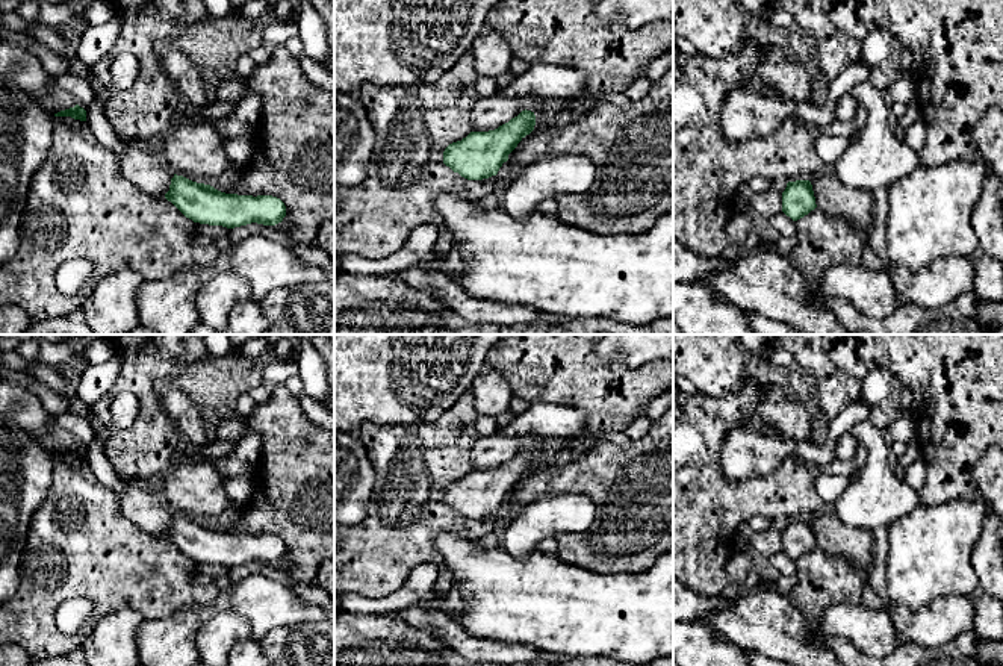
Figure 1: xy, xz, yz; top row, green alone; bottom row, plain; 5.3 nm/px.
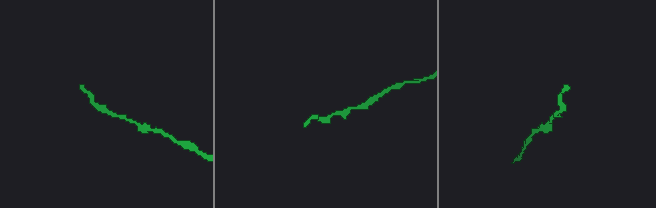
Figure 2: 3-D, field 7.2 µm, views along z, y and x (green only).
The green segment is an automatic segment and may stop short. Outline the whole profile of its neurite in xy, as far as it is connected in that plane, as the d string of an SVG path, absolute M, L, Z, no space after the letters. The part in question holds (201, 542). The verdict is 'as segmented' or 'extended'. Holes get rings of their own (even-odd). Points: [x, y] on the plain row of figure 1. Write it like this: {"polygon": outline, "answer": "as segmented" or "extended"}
{"polygon": "M177 513L165 537L194 562L227 568L251 562L275 565L286 556L286 545L277 536L225 533Z", "answer": "as segmented"}

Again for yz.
{"polygon": "M809 519L788 521L782 531L782 551L797 560L817 546Z", "answer": "as segmented"}

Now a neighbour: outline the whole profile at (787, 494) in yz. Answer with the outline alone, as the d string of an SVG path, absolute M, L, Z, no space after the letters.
M755 374L753 380L737 387L725 398L710 398L705 395L687 395L673 386L673 577L690 590L716 596L732 583L726 571L726 560L737 549L737 531L749 516L761 515L772 521L809 519L823 501L815 489L815 475L808 463L796 456L790 456L770 474L759 478L729 481L719 465L719 451L725 434L737 424L746 422L769 437L779 436L761 415L761 384Z

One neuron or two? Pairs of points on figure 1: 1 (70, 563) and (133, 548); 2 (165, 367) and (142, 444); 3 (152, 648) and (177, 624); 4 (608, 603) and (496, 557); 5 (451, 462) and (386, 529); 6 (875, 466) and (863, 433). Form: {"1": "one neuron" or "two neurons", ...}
{"1": "one neuron", "2": "one neuron", "3": "one neuron", "4": "one neuron", "5": "one neuron", "6": "one neuron"}

